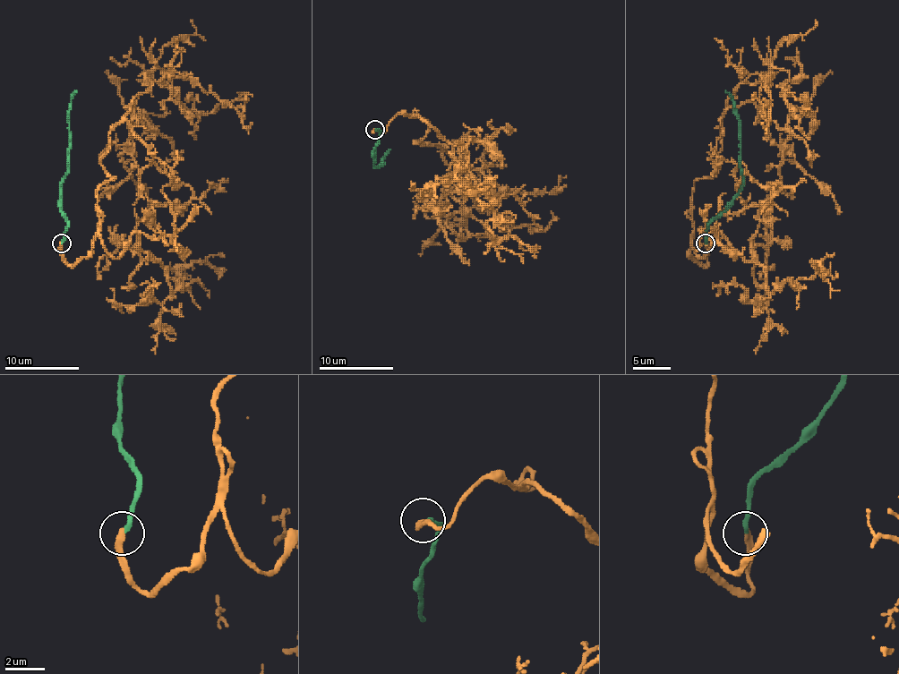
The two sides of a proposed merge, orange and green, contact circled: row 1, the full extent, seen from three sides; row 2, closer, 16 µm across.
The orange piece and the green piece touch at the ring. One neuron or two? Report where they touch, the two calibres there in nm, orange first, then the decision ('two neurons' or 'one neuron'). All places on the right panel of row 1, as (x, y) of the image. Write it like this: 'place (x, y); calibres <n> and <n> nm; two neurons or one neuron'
place (706, 243); calibres 300 and 220 nm; one neuron

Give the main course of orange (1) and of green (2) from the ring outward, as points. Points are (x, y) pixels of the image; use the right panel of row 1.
1: (705, 243), (699, 266), (692, 190), (718, 171), (725, 102), (783, 68), (783, 100), (804, 113), (787, 92)
2: (705, 243), (709, 225), (742, 183), (740, 121), (733, 98), (725, 90)

